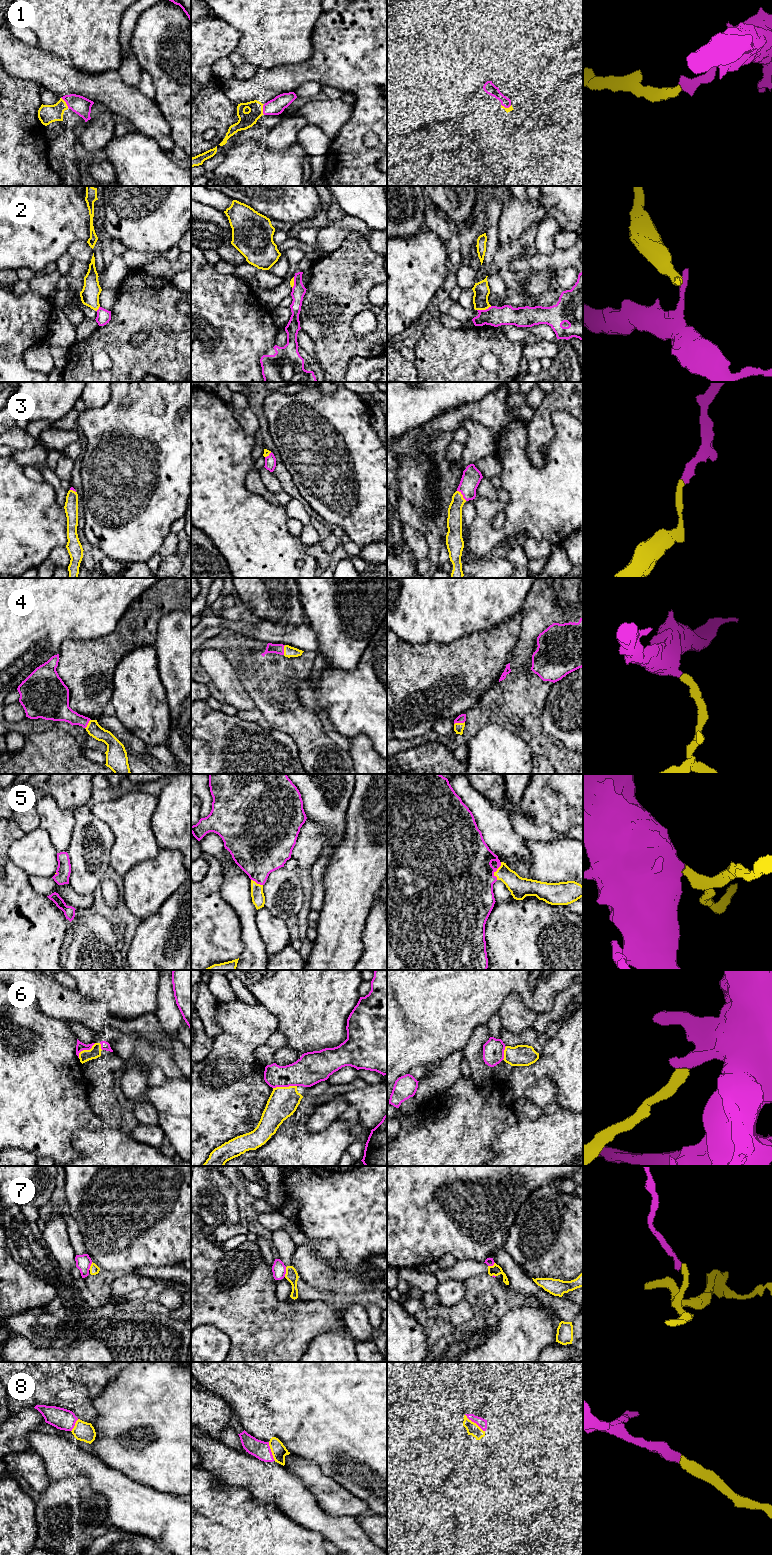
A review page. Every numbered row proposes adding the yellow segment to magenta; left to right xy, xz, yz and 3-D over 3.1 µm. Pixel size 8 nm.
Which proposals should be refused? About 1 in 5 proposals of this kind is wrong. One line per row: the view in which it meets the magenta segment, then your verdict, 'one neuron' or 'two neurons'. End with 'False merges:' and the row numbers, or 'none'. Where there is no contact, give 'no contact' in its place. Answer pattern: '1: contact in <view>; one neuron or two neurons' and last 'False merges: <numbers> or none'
1: contact in xz; one neuron
2: contact in yz; two neurons
3: contact in yz; one neuron
4: contact in yz; one neuron
5: contact in yz; one neuron
6: contact in xz; two neurons
7: contact in xz; two neurons
8: contact in yz; one neuron
False merges: 2, 6, 7

